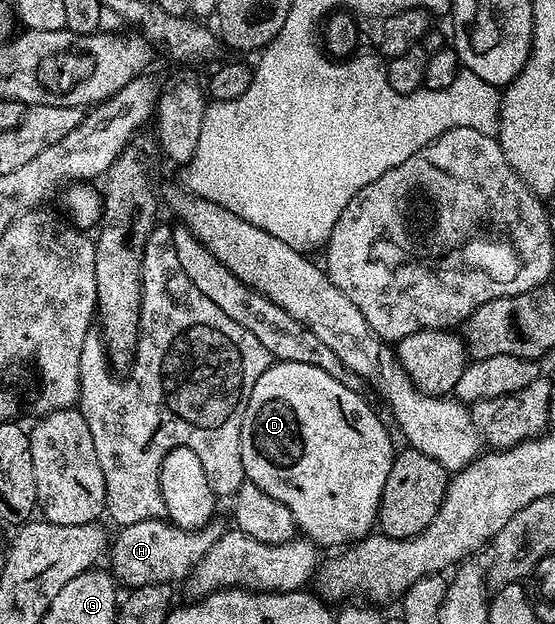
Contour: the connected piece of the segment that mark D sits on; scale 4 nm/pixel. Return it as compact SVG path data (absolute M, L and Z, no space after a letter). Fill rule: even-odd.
M278 360L270 363L269 369L262 374L259 382L255 382L255 386L251 390L251 398L247 402L247 410L243 414L241 449L243 450L243 470L246 481L259 486L259 490L263 490L263 494L271 494L271 498L275 498L277 502L283 502L283 506L287 506L287 510L291 510L298 529L322 549L329 548L332 544L352 545L374 531L383 486L387 486L387 474L391 474L395 455L393 440L389 437L384 422L377 417L376 410L364 400L365 398L362 393L351 390L347 386L343 386L343 382L331 378L331 374L327 374L327 370L319 370L319 366L307 366L303 362Z

